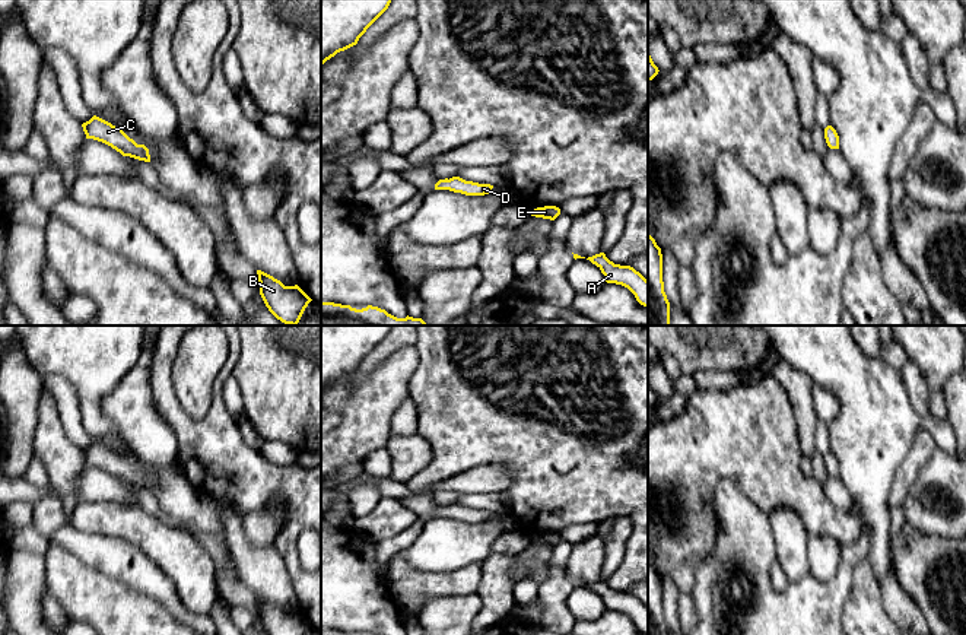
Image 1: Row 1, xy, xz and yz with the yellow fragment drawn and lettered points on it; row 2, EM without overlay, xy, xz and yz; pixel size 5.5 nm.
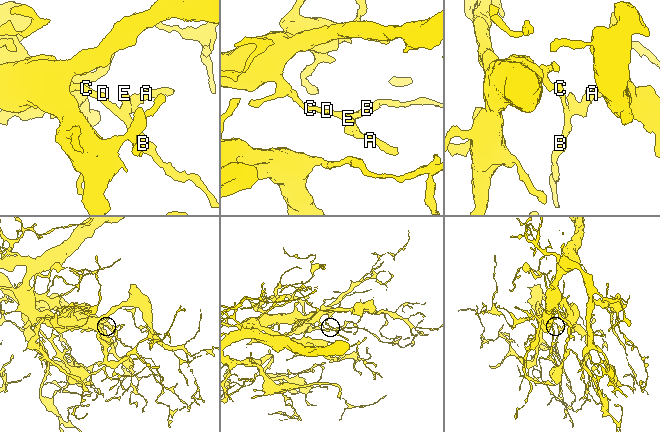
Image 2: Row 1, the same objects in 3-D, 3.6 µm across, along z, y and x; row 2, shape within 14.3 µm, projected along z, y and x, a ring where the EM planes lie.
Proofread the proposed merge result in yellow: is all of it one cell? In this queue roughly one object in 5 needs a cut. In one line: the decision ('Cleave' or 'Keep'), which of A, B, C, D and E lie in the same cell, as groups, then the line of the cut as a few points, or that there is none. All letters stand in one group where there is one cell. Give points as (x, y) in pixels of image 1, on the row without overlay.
Keep. Groups: A B C D E. No split

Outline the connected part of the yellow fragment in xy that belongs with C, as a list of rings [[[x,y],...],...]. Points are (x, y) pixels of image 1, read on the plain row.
[[[93,442],[89,448],[82,451],[86,466],[102,469],[123,483],[130,483],[139,488],[150,489],[149,476],[144,472],[137,472],[121,455]]]

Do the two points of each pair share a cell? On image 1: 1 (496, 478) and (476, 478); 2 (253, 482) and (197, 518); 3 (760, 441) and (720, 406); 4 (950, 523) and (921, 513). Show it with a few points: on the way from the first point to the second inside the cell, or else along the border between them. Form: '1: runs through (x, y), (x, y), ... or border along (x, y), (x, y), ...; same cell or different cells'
1: runs through (492, 478), (480, 478); same cell
2: border along (184, 478), (212, 498); different cells
3: runs through (750, 435), (730, 416); same cell
4: runs through (943, 516), (940, 513), (928, 513); same cell

